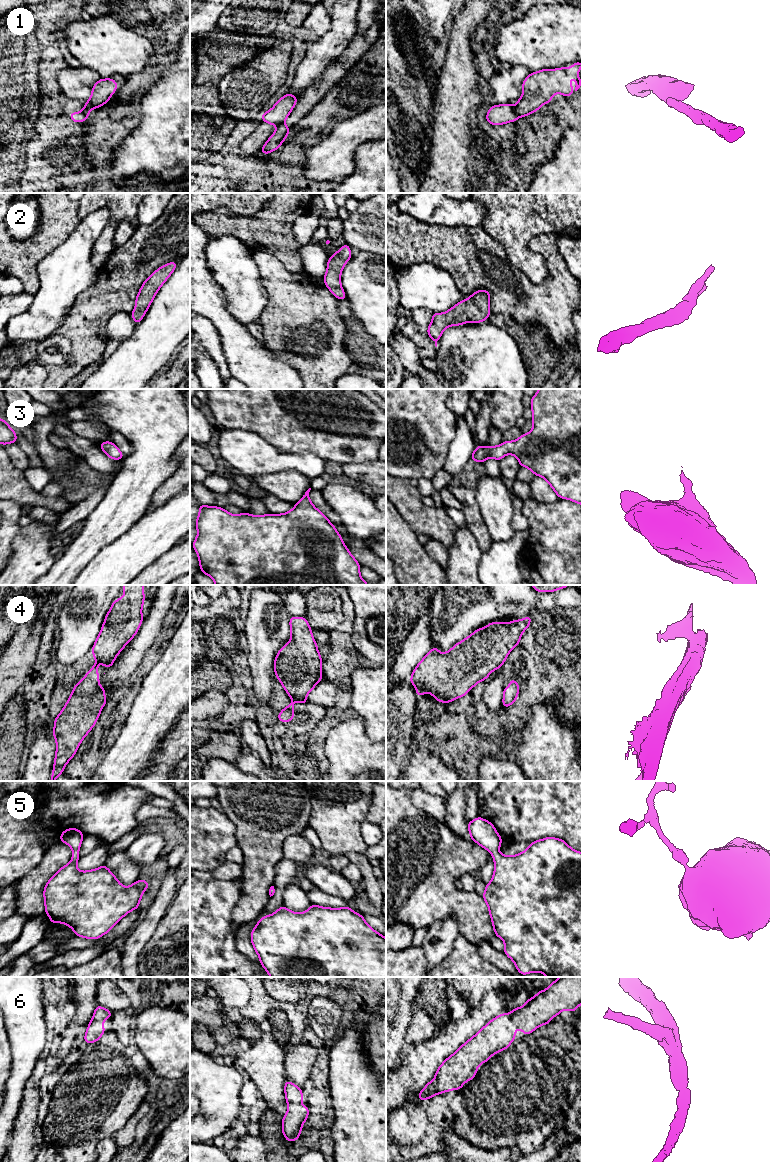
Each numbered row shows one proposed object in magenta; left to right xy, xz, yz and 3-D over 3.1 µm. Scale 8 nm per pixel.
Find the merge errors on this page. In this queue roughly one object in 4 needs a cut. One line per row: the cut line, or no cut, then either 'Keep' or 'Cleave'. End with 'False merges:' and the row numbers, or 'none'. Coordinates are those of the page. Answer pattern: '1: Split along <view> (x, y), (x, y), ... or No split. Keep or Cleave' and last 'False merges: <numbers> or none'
1: Split along yz (513, 109), (518, 117). Cleave
2: No split. Keep
3: No split. Keep
4: Split along xy (95, 661), (97, 663). Cleave
5: No split. Keep
6: No split. Keep
False merges: 1, 4

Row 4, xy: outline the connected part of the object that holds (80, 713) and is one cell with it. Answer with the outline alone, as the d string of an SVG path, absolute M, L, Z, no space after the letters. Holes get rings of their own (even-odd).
M95 662L73 687L68 701L54 719L52 734L57 746L50 781L55 781L64 772L64 767L74 757L107 703L105 687L101 688L99 684L98 663Z

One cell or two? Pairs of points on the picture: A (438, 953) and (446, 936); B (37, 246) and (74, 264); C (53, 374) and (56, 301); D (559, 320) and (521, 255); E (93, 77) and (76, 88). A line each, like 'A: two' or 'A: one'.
A: one
B: two
C: two
D: two
E: one

